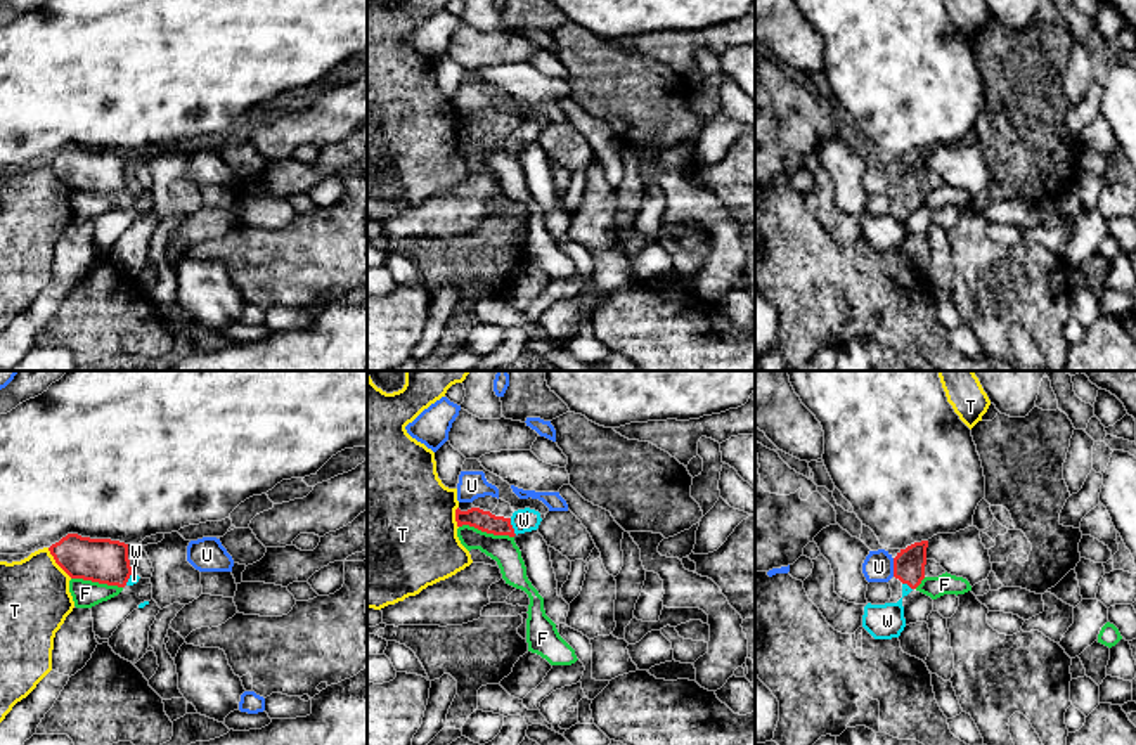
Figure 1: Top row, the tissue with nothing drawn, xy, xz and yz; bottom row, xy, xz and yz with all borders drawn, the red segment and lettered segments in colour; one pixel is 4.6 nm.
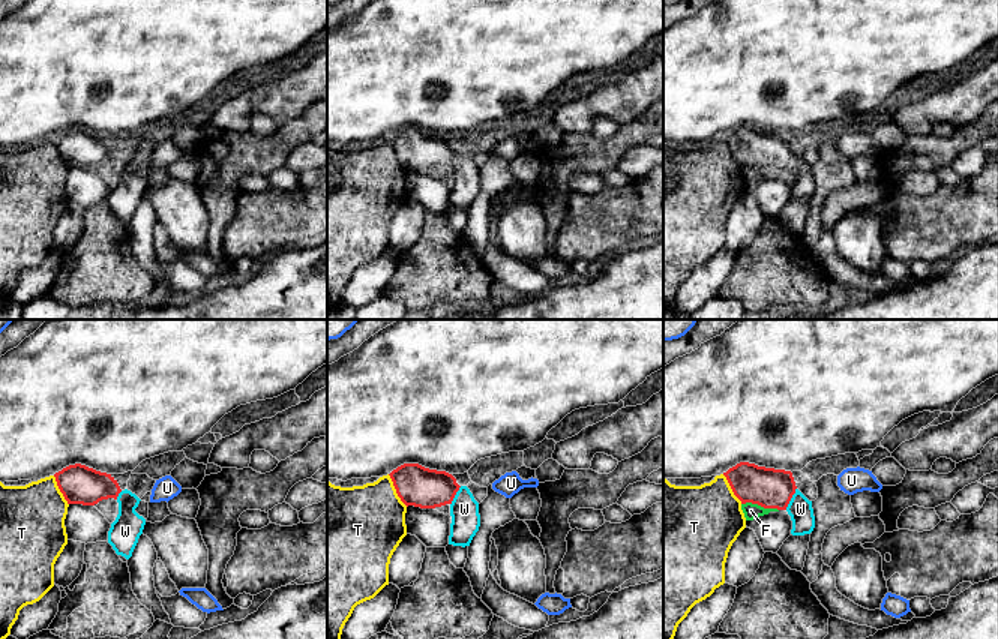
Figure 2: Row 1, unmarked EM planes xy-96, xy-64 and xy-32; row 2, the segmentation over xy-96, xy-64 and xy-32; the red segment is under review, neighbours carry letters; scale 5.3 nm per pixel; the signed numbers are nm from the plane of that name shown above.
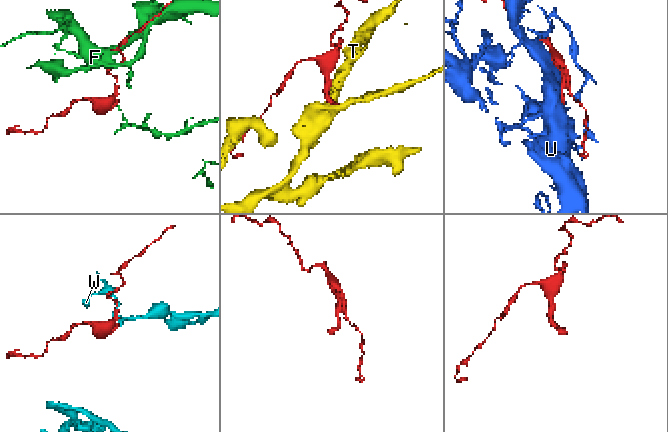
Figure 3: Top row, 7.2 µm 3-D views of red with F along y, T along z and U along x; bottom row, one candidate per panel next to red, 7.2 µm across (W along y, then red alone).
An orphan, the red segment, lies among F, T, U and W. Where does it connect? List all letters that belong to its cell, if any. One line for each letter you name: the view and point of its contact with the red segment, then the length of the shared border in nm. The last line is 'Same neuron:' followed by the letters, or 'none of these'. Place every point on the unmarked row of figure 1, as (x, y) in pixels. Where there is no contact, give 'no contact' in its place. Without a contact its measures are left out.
W: xz (511, 139) | 90 nm
Same neuron: W

